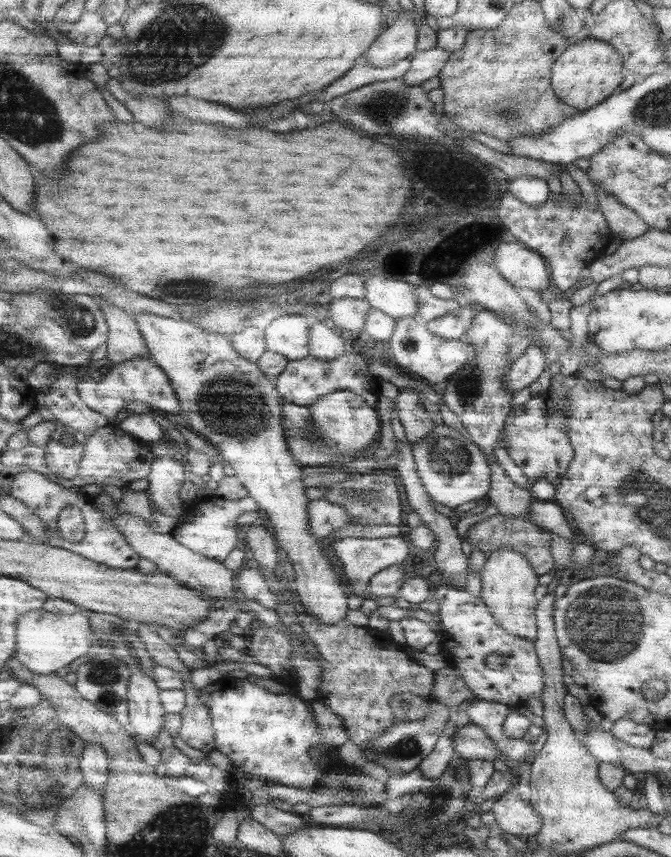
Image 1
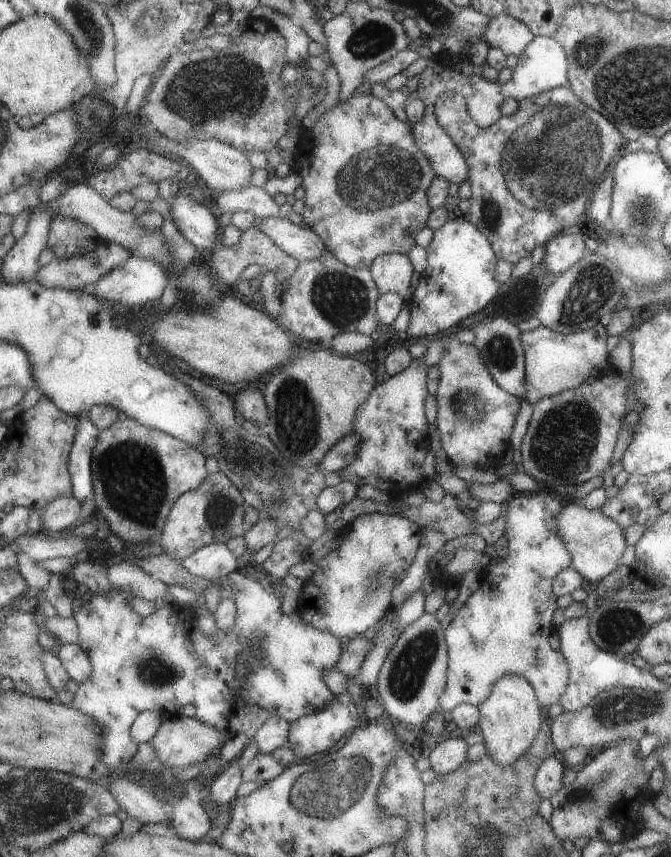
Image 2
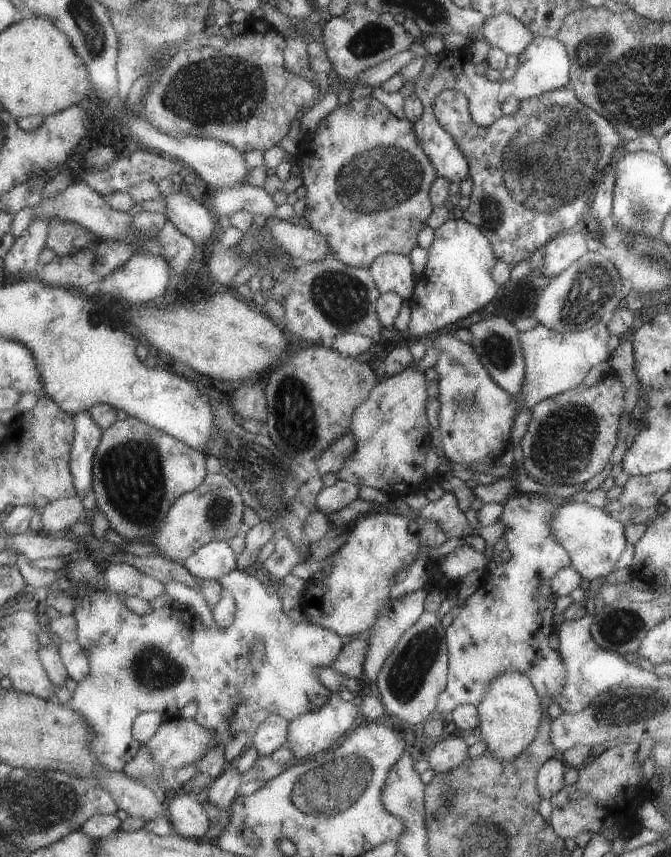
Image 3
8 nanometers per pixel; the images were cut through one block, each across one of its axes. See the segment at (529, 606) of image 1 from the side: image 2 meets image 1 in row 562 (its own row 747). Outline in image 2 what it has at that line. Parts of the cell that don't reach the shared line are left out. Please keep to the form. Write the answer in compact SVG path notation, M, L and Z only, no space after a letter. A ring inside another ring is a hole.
M506 675L494 684L487 699L479 708L479 722L475 731L482 736L482 743L493 763L507 767L527 752L536 739L537 731L544 722L544 713L539 706L532 686L522 676Z

